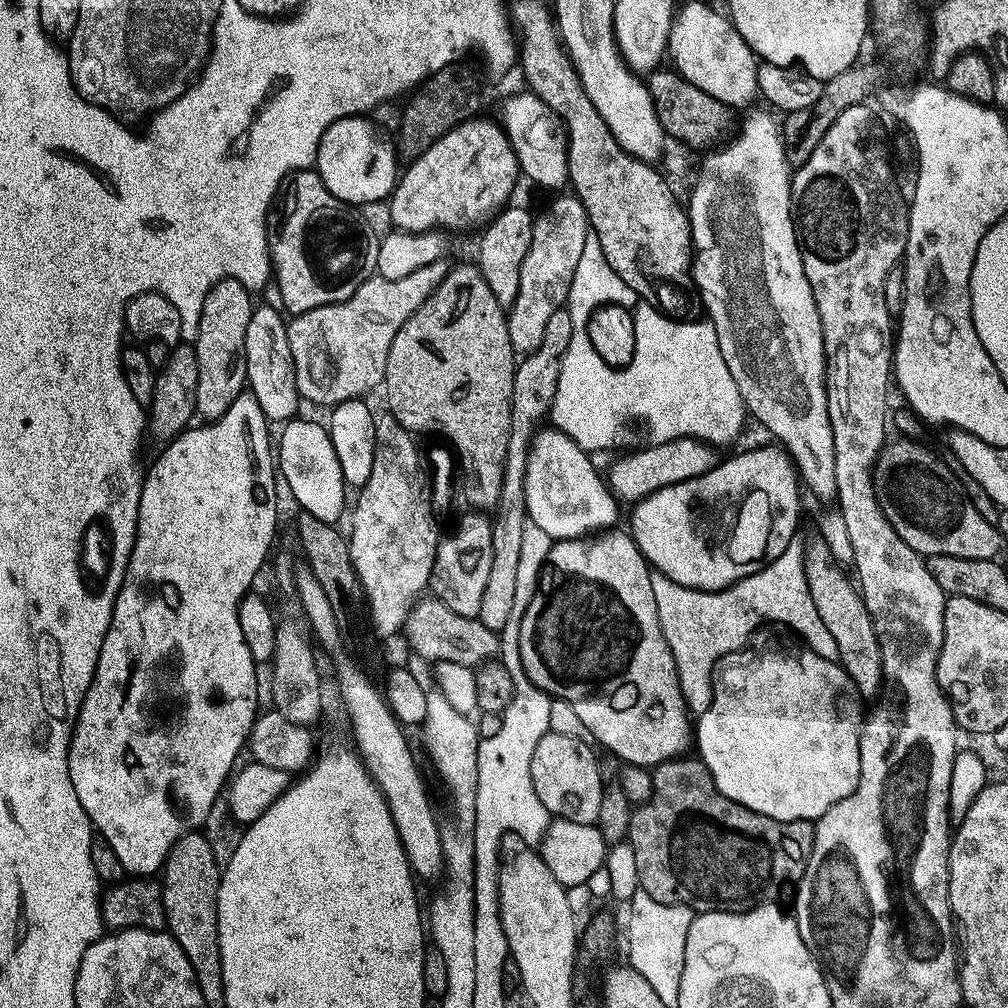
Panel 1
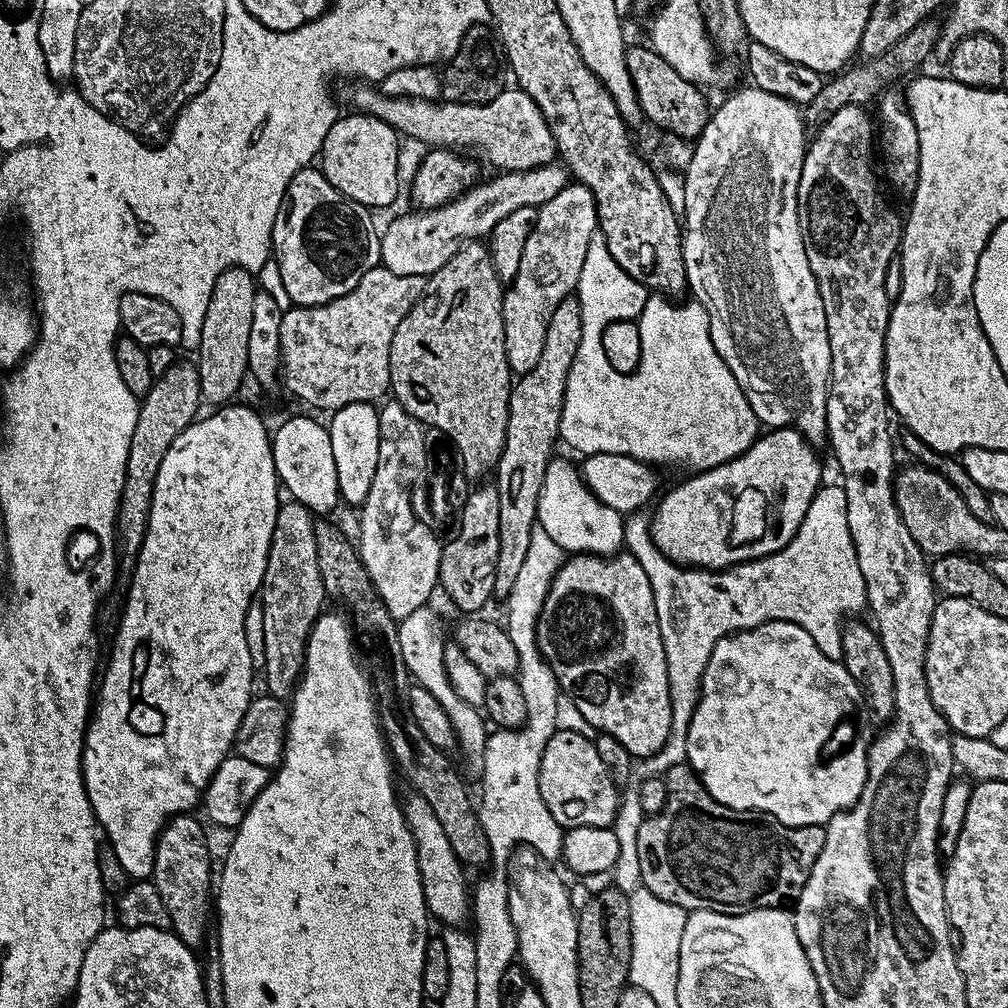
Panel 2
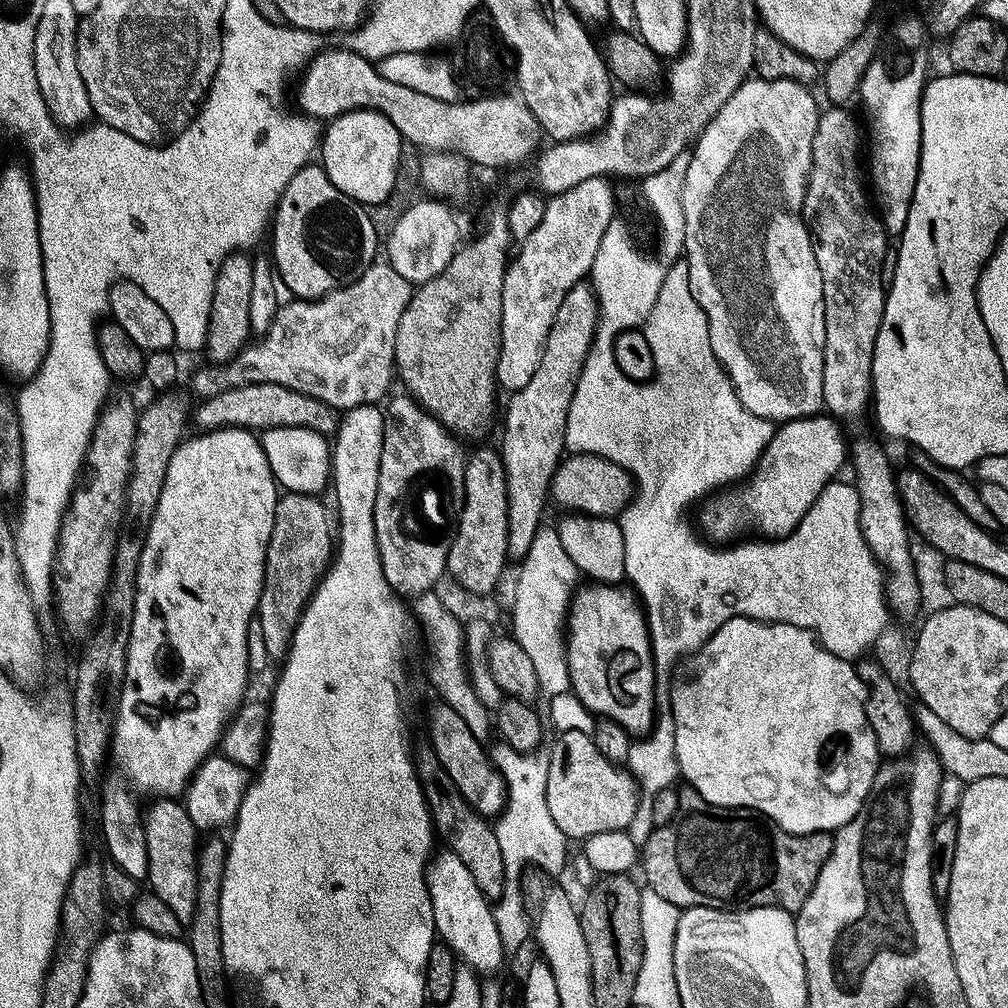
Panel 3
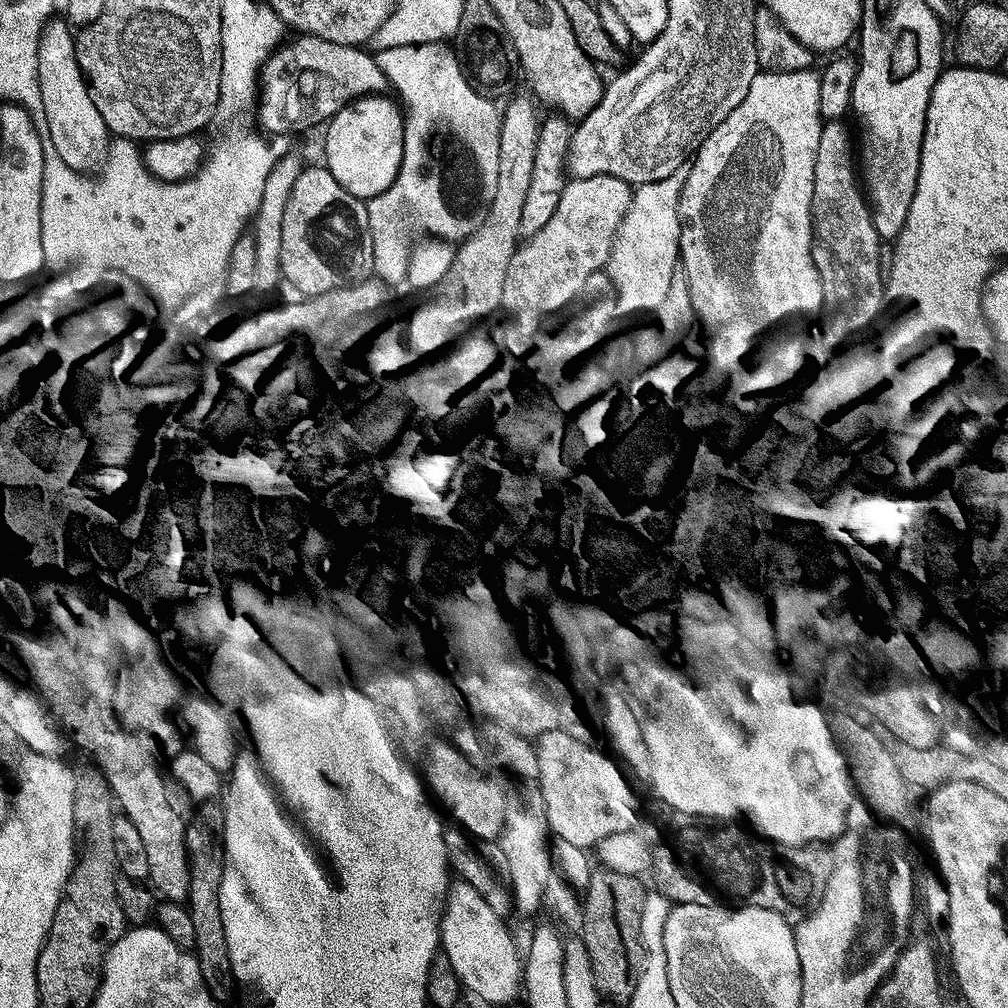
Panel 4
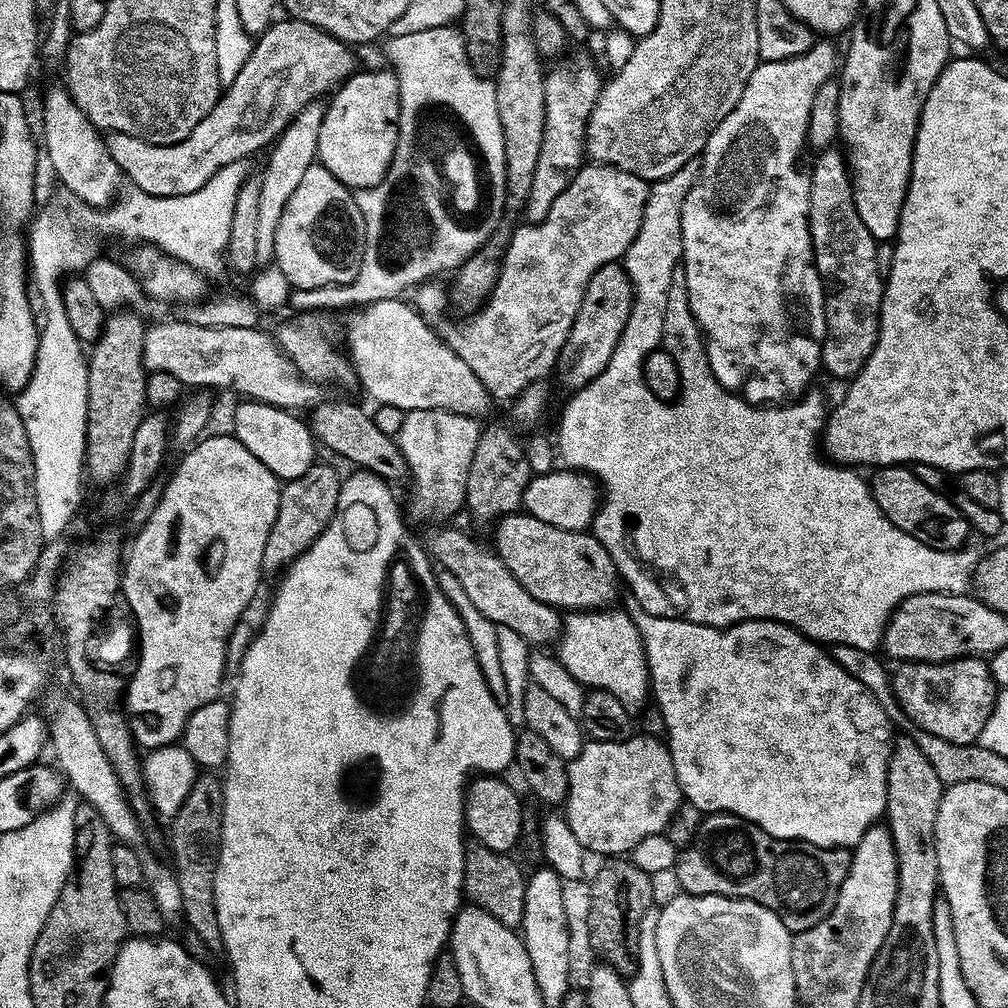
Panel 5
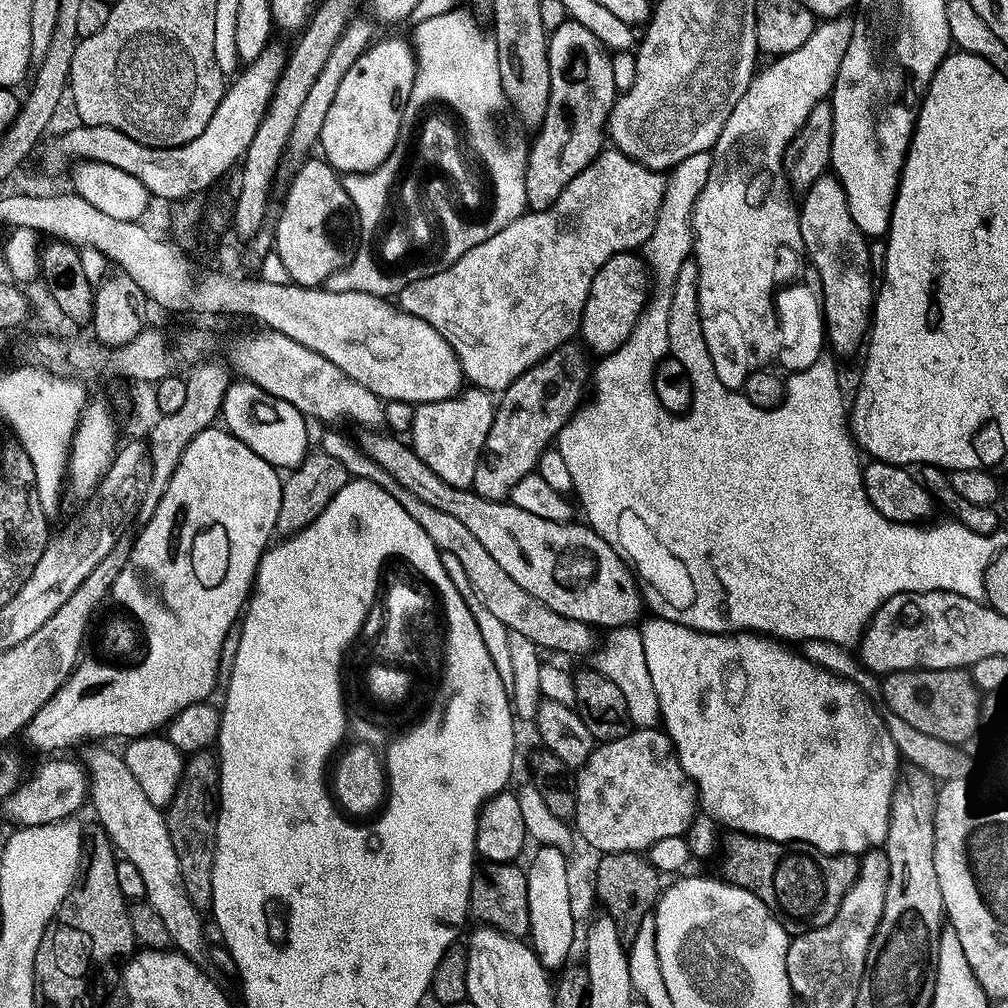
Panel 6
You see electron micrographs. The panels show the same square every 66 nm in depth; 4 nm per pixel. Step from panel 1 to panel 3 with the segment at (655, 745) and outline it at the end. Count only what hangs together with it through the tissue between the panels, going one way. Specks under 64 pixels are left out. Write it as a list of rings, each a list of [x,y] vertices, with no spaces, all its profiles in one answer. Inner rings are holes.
[[[619,583],[586,584],[585,588],[575,589],[566,617],[570,691],[593,716],[613,720],[629,734],[651,733],[657,717],[658,677],[652,660],[647,615],[631,587]]]

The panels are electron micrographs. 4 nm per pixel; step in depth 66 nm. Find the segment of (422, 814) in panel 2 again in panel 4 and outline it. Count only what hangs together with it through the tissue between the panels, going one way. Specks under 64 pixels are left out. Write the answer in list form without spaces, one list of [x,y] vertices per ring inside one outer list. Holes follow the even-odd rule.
[[[457,879],[449,883],[448,894],[444,897],[444,912],[440,915],[439,947],[449,960],[453,977],[488,1004],[508,1004],[522,992],[522,956],[519,951],[516,953],[512,932],[504,923],[505,917],[494,914],[494,910],[490,910],[490,906],[479,897],[478,890],[474,890],[465,880]]]

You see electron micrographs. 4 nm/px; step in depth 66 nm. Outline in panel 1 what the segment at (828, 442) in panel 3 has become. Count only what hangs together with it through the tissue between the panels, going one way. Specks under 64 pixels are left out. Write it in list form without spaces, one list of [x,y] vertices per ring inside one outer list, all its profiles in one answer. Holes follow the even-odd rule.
[[[783,447],[752,448],[729,460],[721,459],[701,476],[666,486],[645,500],[639,501],[632,512],[630,535],[640,547],[645,560],[655,571],[666,574],[674,582],[703,592],[720,592],[744,576],[762,570],[791,542],[800,520],[800,492],[796,465]]]

